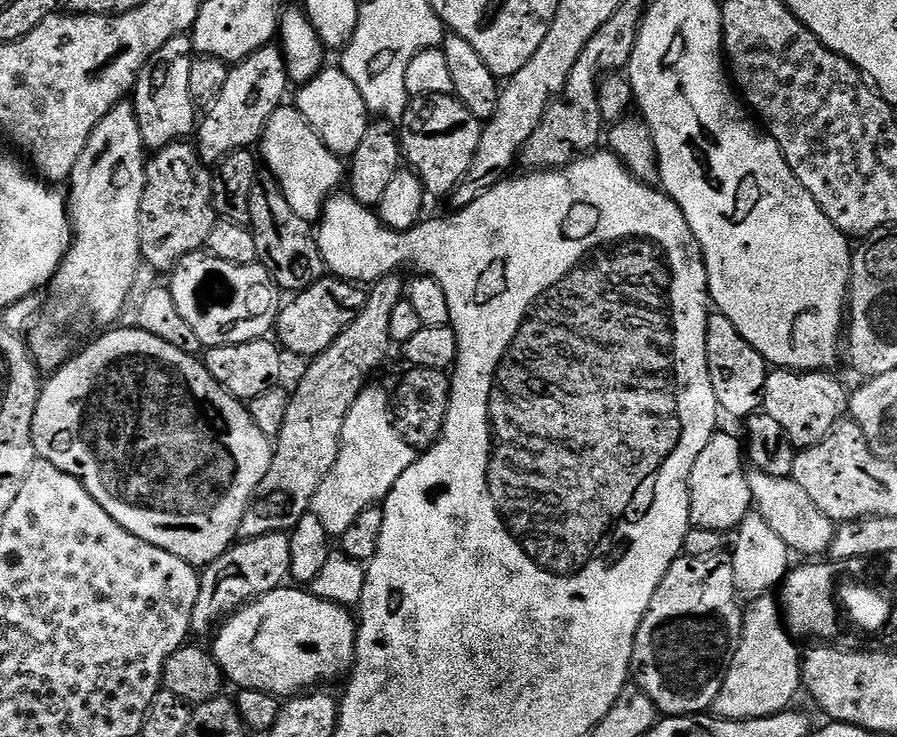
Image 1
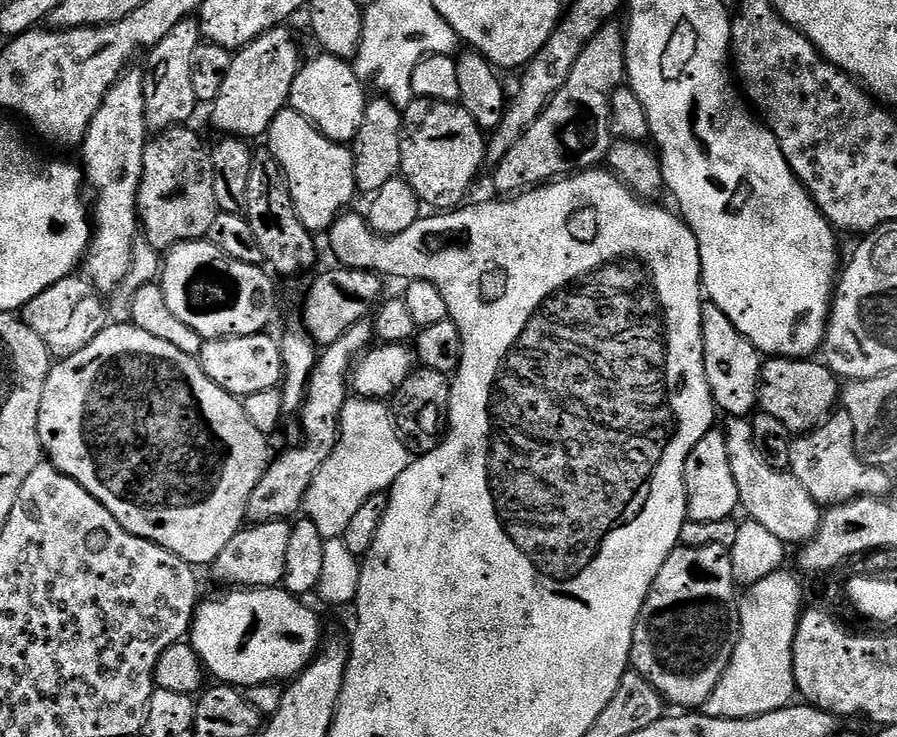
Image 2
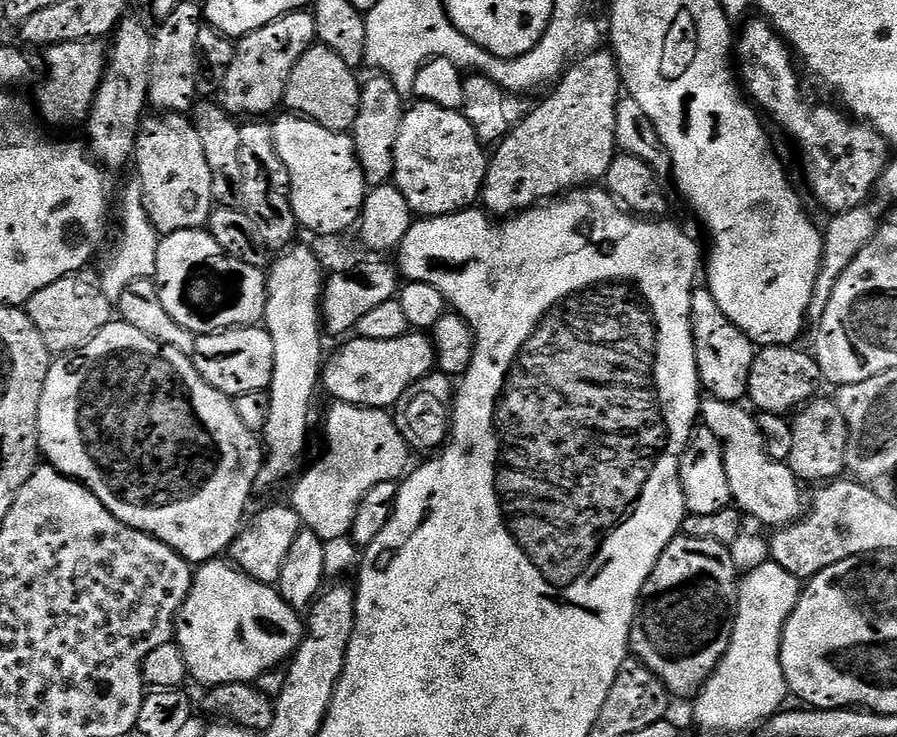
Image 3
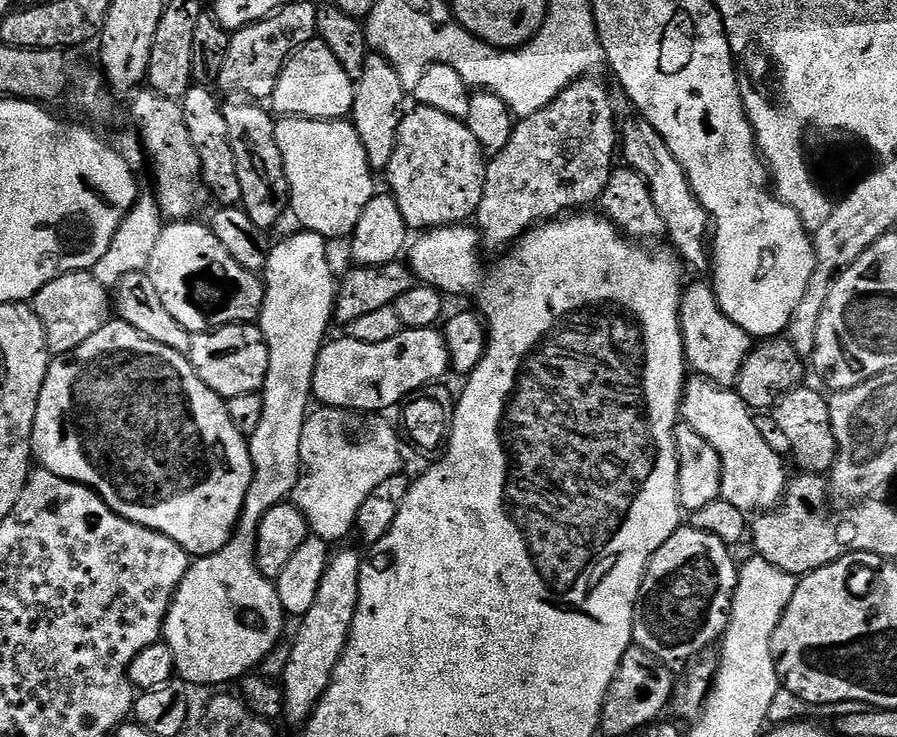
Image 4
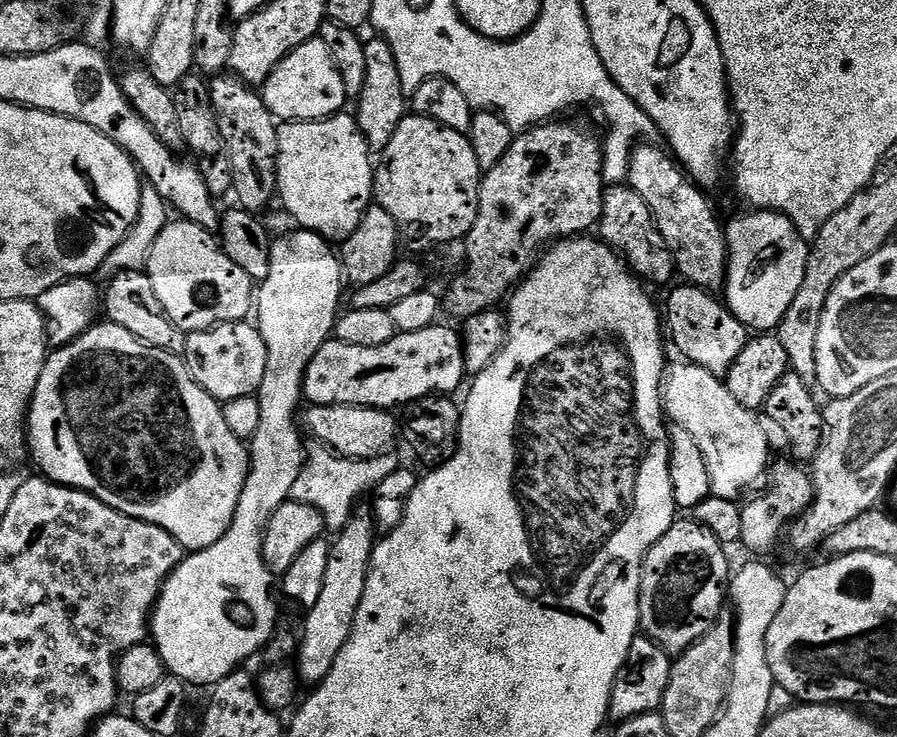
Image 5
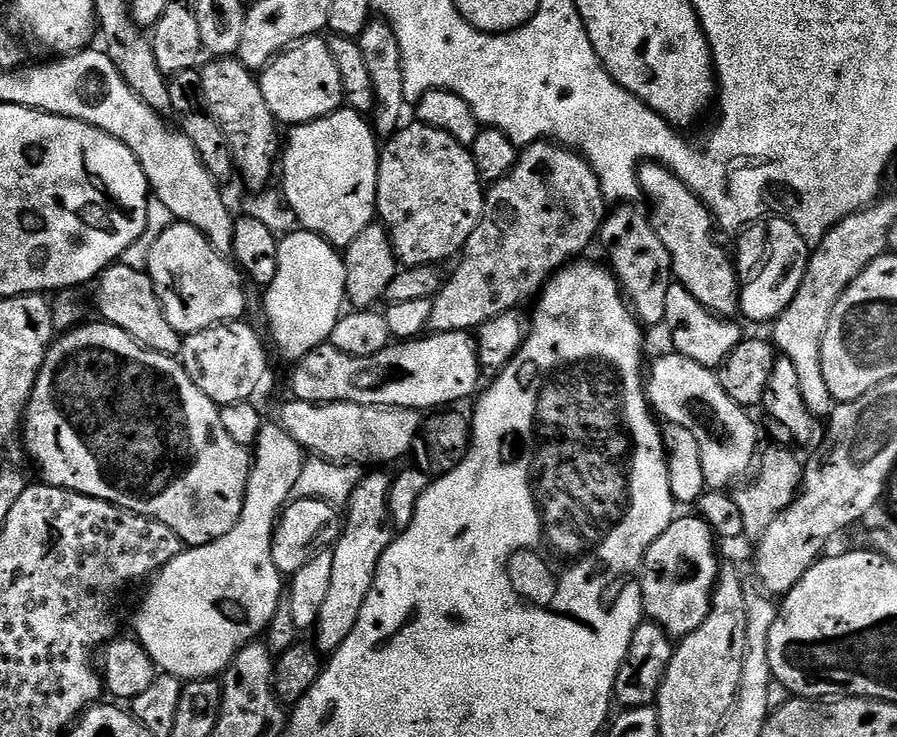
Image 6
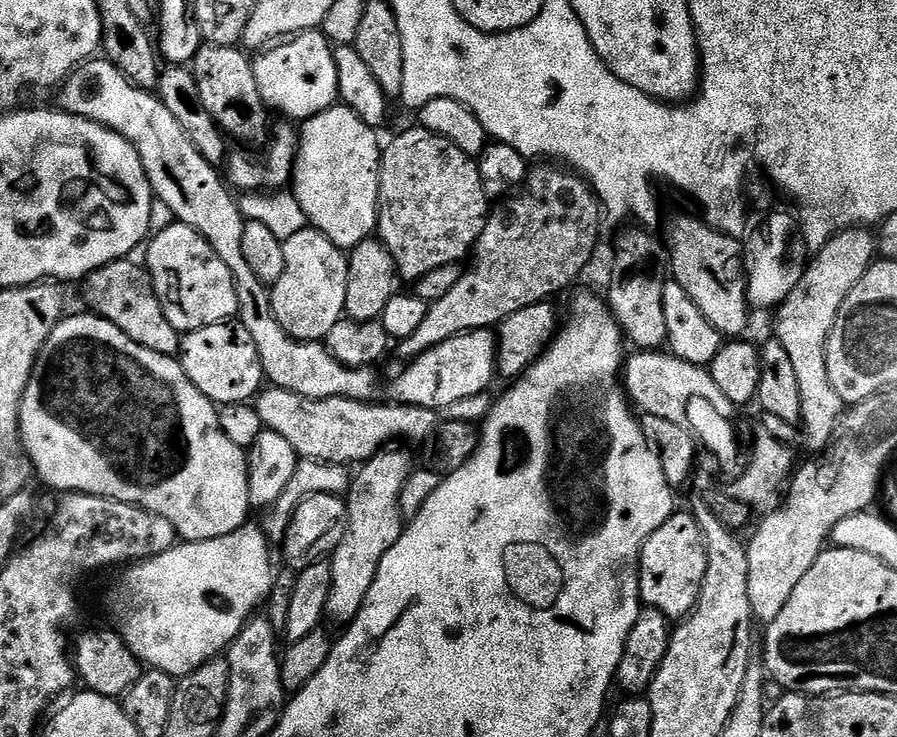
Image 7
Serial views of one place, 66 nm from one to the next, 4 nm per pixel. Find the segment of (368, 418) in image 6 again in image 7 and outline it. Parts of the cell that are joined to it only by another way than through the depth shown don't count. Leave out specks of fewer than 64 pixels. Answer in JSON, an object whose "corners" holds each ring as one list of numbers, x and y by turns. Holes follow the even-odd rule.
{"corners":[[271,386,265,387,255,397,254,403,258,418,262,418,267,431,280,434,295,450,297,457,321,460,324,464,359,466,393,442,427,440,429,429,434,424,434,420,428,417,431,416,429,409,417,408,414,404,376,404,377,402,337,396,325,400,311,400,290,390]]}

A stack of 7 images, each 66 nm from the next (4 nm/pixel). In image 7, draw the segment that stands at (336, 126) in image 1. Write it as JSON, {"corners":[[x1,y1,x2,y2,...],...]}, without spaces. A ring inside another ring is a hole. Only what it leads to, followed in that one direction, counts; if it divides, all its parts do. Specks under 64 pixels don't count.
{"corners":[[320,30,301,32,261,51,252,60,252,69,265,105,272,110,277,108,284,115,281,117,292,122,303,122,333,107,340,98,333,51,333,45]]}

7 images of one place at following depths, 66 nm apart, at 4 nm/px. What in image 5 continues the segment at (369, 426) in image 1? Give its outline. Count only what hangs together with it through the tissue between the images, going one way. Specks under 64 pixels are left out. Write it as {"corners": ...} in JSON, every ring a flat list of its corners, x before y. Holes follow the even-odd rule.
{"corners":[[316,442,307,449,304,465,298,474,298,482,294,482,291,499,314,506,322,514,325,525,329,529,339,530,346,526,352,517,352,511,361,503,360,500,369,495,398,467,395,455,385,454,369,460,351,460,345,456,337,456,330,448],[313,447,313,448,312,448]]}

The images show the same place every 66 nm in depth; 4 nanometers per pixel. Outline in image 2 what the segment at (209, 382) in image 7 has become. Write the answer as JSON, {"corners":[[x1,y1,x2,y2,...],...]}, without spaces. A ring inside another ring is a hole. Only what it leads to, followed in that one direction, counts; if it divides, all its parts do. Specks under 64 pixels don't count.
{"corners":[[259,332,253,336,205,340,198,359,206,378,210,378,210,382,218,382,222,390,237,398,277,387,284,378,284,353,281,341,268,335]]}

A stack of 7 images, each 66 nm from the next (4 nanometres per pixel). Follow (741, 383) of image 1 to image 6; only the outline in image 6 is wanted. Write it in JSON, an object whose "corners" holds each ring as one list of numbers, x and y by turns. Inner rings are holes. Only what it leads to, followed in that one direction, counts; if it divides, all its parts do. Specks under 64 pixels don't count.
{"corners":[[672,283,666,294,666,314,664,315,663,327,668,328,668,336,672,339,671,347,679,356,690,358,698,362,698,366,716,370,721,364,730,358,730,354,740,345,742,333,736,325,737,321,732,318,716,316,690,290,686,290,678,283]]}

